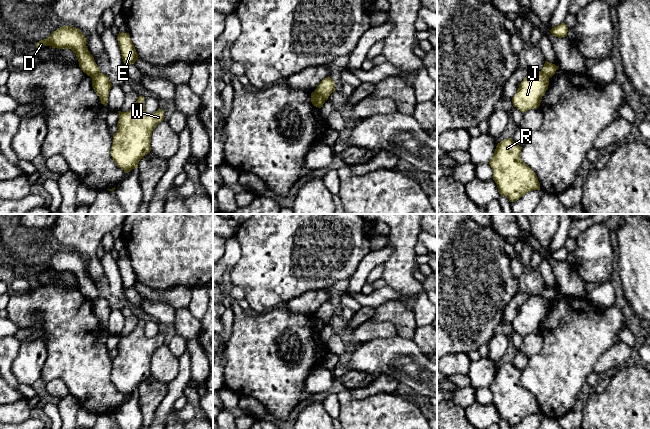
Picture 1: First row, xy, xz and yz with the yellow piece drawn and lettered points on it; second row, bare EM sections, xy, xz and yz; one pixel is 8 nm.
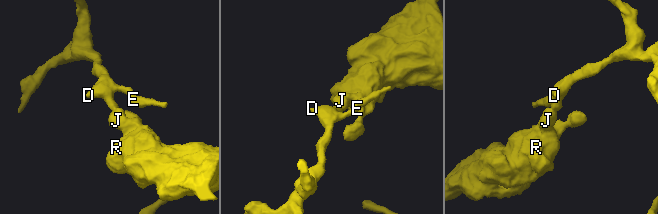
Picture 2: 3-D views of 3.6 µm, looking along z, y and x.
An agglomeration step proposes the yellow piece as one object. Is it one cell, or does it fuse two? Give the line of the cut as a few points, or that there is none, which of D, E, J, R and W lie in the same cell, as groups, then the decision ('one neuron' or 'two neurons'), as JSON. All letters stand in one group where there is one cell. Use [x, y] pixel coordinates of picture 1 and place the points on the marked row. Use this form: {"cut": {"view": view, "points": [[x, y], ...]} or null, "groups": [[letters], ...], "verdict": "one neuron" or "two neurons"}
{"cut": {"view": "xz", "points": [[314, 91], [325, 99]]}, "groups": [["D", "E"], ["J", "R", "W"]], "verdict": "two neurons"}

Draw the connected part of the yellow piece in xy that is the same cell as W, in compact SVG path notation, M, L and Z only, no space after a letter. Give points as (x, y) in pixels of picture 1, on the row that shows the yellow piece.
M138 97L133 108L119 113L117 132L113 135L111 156L124 172L138 168L139 161L151 151L152 131L164 120L164 111L155 113L145 111L145 98Z

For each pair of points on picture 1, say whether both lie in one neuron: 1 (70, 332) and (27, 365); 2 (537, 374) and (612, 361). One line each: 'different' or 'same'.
1: different
2: different

